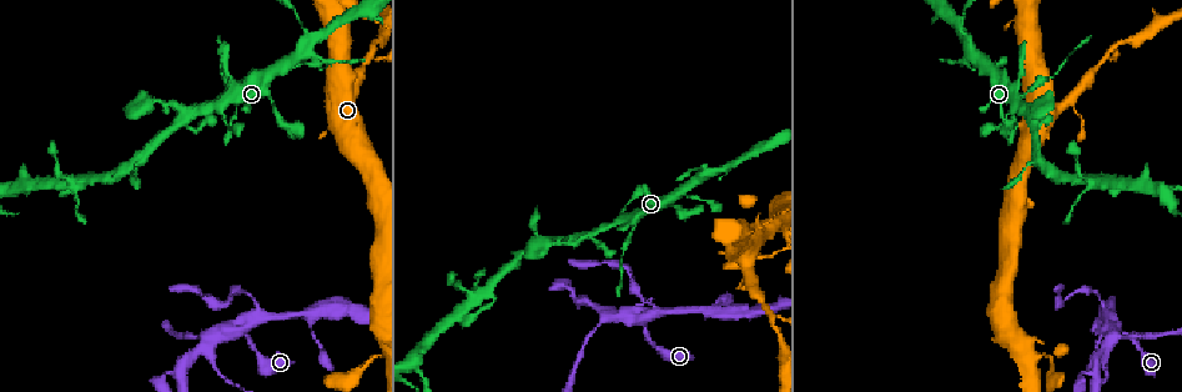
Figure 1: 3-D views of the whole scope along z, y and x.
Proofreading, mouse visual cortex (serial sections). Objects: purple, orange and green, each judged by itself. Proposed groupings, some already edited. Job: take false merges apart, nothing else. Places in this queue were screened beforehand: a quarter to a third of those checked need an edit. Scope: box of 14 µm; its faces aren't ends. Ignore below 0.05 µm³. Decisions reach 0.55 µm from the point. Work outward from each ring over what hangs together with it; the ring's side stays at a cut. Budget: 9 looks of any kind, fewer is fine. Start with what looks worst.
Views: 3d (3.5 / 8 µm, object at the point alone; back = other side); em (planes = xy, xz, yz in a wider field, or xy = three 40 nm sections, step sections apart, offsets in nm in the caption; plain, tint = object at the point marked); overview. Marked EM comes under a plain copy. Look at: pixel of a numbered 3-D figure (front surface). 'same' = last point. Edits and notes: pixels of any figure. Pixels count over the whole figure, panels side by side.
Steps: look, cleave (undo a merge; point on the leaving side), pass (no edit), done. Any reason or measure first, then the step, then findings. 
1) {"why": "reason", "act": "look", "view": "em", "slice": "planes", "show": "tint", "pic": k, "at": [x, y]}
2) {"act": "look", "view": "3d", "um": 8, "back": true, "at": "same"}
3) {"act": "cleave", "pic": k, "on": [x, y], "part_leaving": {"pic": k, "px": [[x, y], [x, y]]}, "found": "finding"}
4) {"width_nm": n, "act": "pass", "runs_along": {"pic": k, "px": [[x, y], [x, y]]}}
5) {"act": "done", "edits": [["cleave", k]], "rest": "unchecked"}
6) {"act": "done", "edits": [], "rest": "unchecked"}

{"why": "a narrow waist", "act": "look", "view": "3d", "um": 3.5, "pic": 1, "at": [247, 293]}

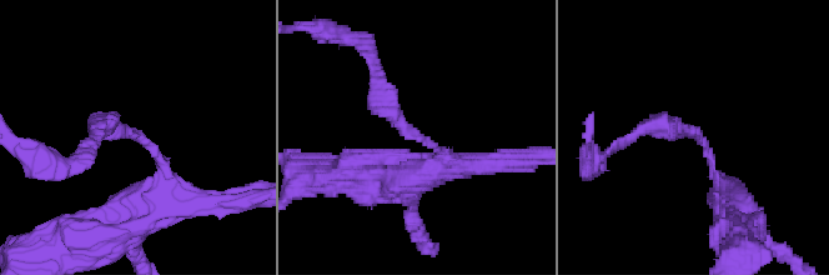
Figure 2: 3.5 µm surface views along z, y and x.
{"arm_widths_nm": [200, 250], "act": "look", "view": "em", "slice": "xy", "step": 2, "show": "tint", "pic": 2, "at": [696, 135]}

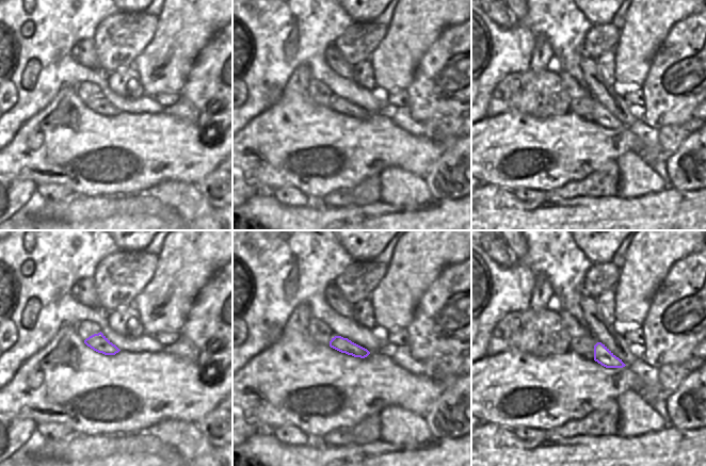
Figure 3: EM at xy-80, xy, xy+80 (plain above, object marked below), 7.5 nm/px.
{"act": "pass", "runs_along": {"pic": 2, "px": [[436, 166], [375, 70]]}, "found": "one cell here"}

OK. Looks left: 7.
{"why": "four or more arms meet", "act": "look", "view": "3d", "um": 3.5, "pic": 1, "at": [607, 314]}

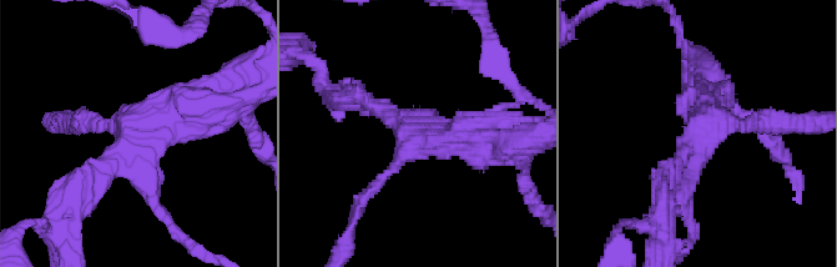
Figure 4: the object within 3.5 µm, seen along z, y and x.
{"arms": 4, "arm_widths_nm": [150, 250, 350, 500], "why": "now the EM", "act": "look", "view": "em", "slice": "planes", "show": "tint", "pic": 4, "at": [424, 140]}

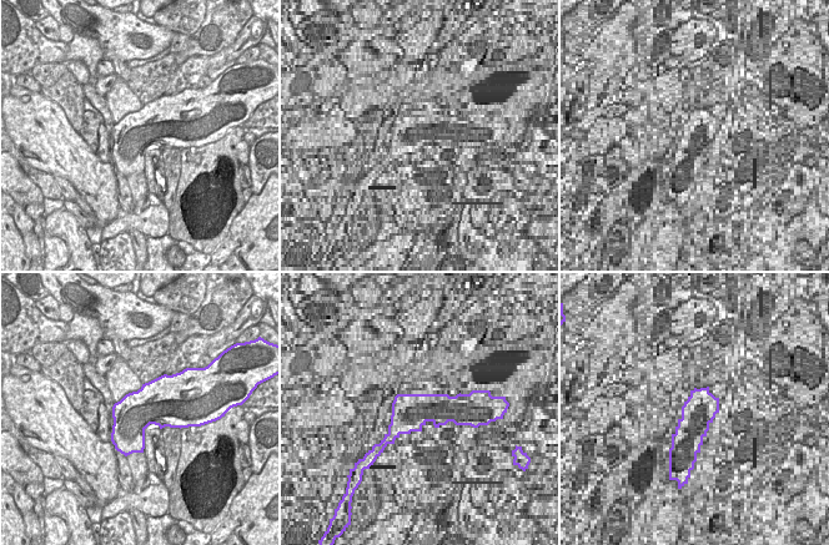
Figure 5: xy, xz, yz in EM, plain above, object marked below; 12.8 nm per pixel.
{"act": "pass", "runs_along": {"pic": 4, "px": [[223, 96], [142, 119], [92, 176]]}, "found": "one cell here"}

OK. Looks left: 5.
{"act": "look", "view": "3d", "um": 3.5, "pic": 1, "at": [1068, 99]}

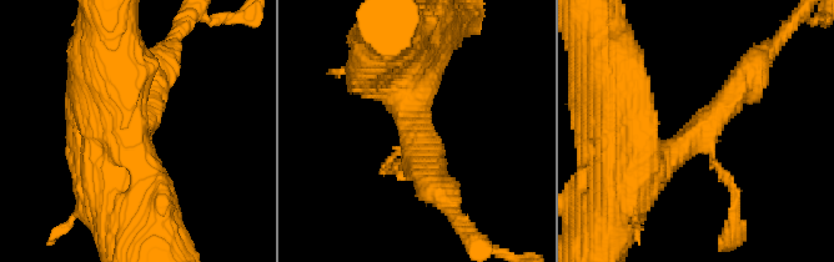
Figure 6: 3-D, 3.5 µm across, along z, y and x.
{"why": "need the tissue", "act": "look", "view": "em", "slice": "xy", "step": 5, "show": "tint", "pic": 6, "at": [699, 134]}

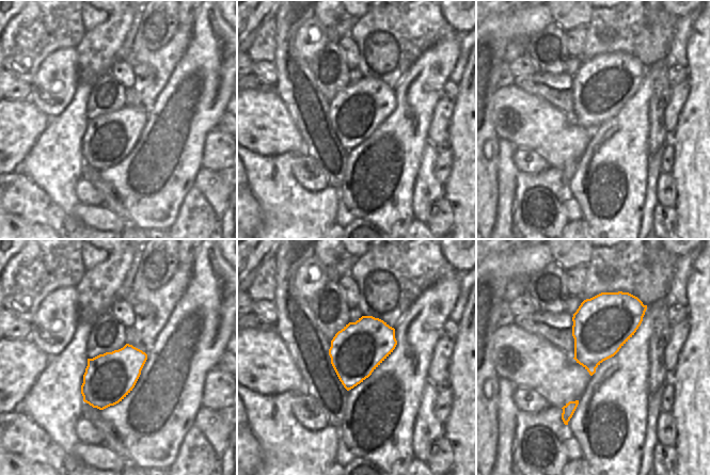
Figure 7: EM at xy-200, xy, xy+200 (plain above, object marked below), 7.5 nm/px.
{"act": "pass", "runs_along": {"pic": 6, "px": [[621, 170], [678, 151], [752, 70]]}, "found": "continuous, no second cell"}

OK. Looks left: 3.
{"why": "three-way junction", "act": "look", "view": "3d", "um": 3.5, "pic": 1, "at": [1104, 57]}

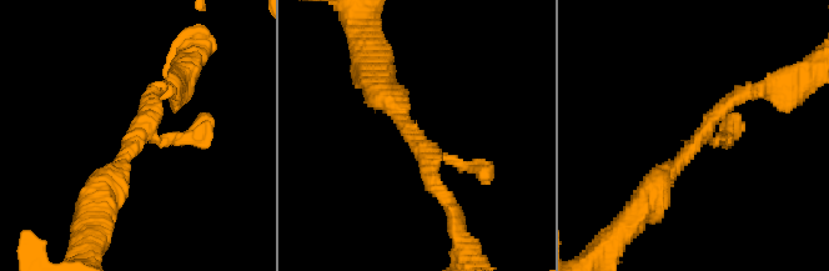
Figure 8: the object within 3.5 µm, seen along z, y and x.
{"arms": 3, "arm_widths_nm": [150, 200, 300], "why": "now the EM", "act": "look", "view": "em", "slice": "xy", "step": 3, "show": "tint", "pic": 8, "at": [139, 133]}

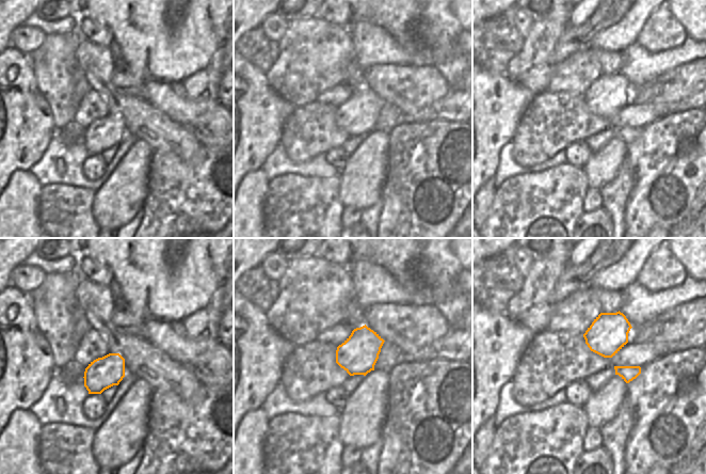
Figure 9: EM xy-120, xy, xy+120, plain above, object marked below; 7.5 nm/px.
{"act": "pass", "runs_along": {"pic": 8, "px": [[653, 186], [724, 106], [762, 91]]}, "found": "continuous, no second cell"}

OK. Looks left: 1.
{"act": "done", "edits": [], "rest": "unchecked"}

